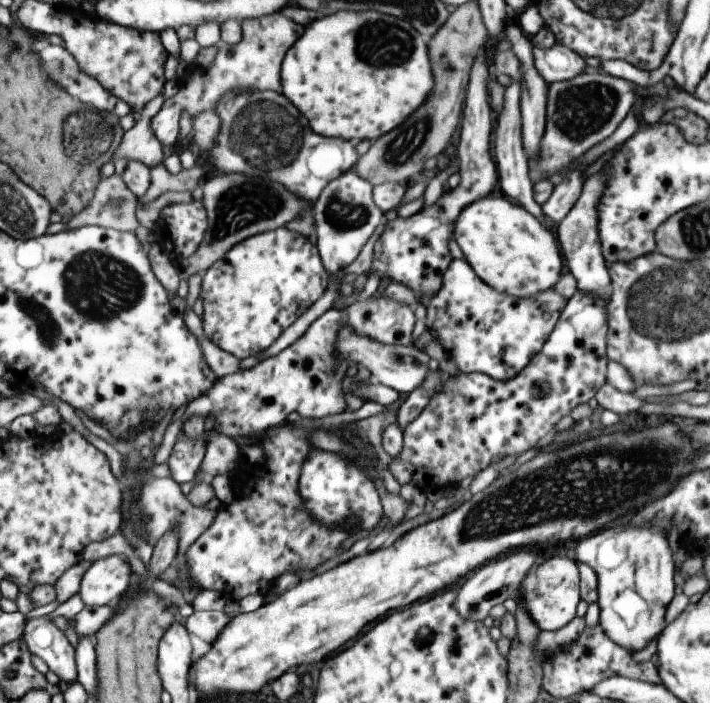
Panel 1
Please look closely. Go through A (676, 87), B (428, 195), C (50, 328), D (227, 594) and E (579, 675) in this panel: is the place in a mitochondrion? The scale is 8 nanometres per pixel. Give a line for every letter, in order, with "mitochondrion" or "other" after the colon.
A: other
B: other
C: mitochondrion
D: other
E: other

